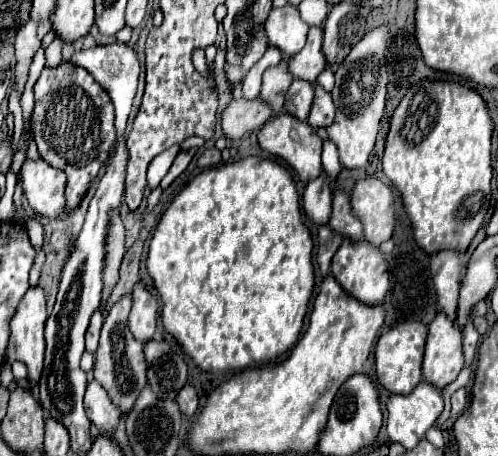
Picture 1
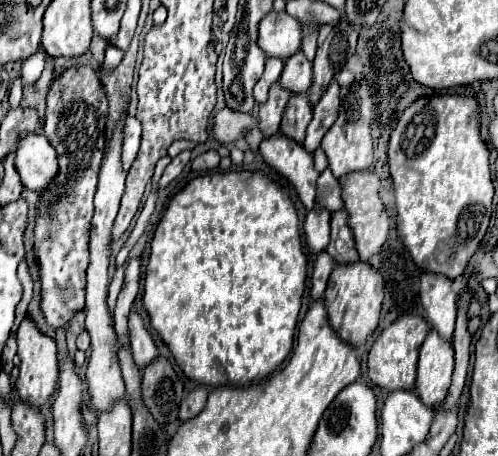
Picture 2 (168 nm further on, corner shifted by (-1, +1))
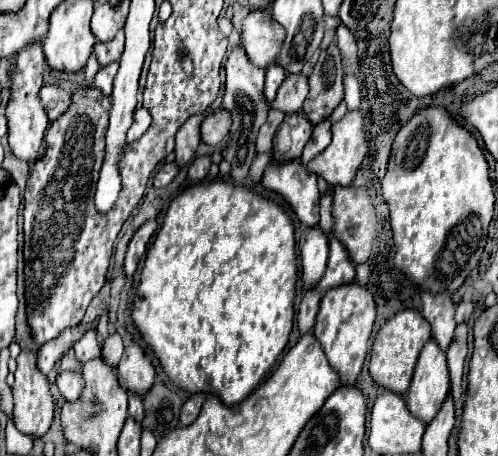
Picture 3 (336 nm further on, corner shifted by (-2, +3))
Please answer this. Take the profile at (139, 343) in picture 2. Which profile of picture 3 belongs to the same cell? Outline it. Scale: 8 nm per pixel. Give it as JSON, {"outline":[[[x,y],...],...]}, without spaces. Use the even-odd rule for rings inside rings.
{"outline":[[[132,340],[126,350],[124,356],[118,364],[118,378],[120,384],[124,388],[128,388],[134,394],[146,394],[146,390],[154,384],[154,364],[152,360],[146,356],[146,352]]]}

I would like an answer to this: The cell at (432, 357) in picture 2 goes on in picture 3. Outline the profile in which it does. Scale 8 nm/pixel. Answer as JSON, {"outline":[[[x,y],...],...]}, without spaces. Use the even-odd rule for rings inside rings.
{"outline":[[[432,338],[422,348],[418,358],[410,390],[406,394],[406,404],[414,416],[426,424],[440,410],[446,394],[450,392],[450,372],[446,364],[446,352],[432,342]]]}

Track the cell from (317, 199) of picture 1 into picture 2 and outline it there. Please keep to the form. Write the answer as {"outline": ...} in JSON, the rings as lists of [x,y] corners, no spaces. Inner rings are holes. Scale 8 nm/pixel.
{"outline":[[[319,204],[307,214],[303,230],[305,230],[305,240],[307,240],[311,254],[319,254],[327,248],[327,244],[329,244],[329,222],[331,222],[331,214],[325,208],[321,208]]]}

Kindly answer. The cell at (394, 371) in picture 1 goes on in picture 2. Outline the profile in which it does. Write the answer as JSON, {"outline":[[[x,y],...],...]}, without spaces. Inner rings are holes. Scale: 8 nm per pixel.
{"outline":[[[405,314],[397,318],[389,328],[385,328],[369,350],[367,372],[371,382],[387,390],[413,390],[417,374],[417,354],[427,332],[429,332],[427,320],[413,314]]]}

